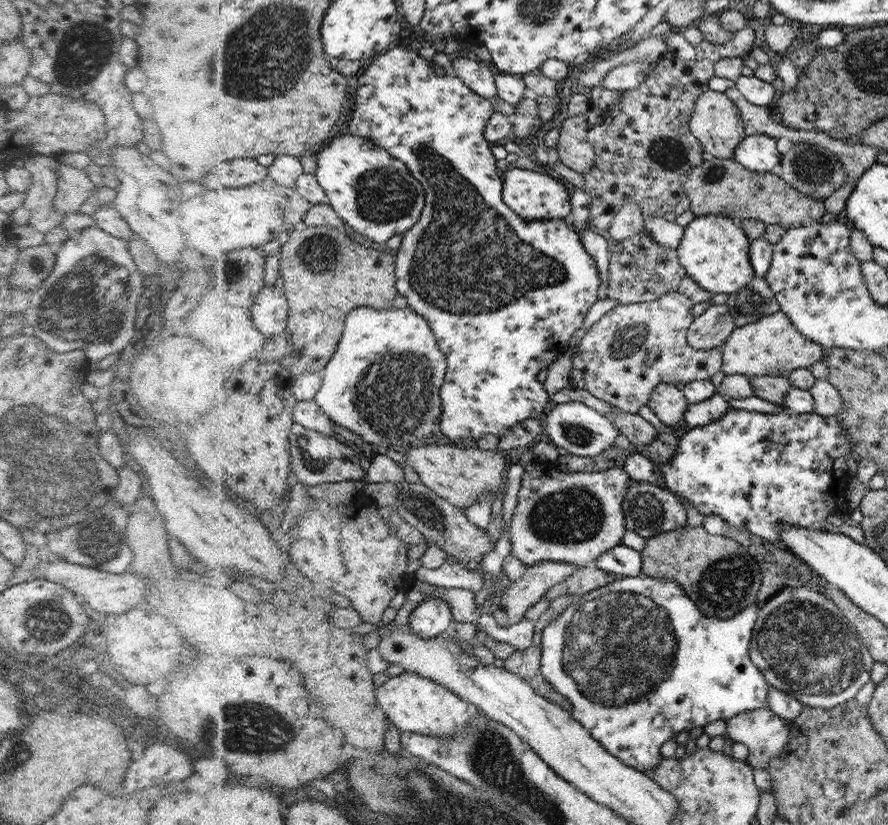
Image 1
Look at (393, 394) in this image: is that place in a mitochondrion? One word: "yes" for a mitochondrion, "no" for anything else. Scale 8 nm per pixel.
yes

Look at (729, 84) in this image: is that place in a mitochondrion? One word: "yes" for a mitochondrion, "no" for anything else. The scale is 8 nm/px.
no

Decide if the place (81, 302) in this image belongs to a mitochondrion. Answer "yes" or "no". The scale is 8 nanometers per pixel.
yes

